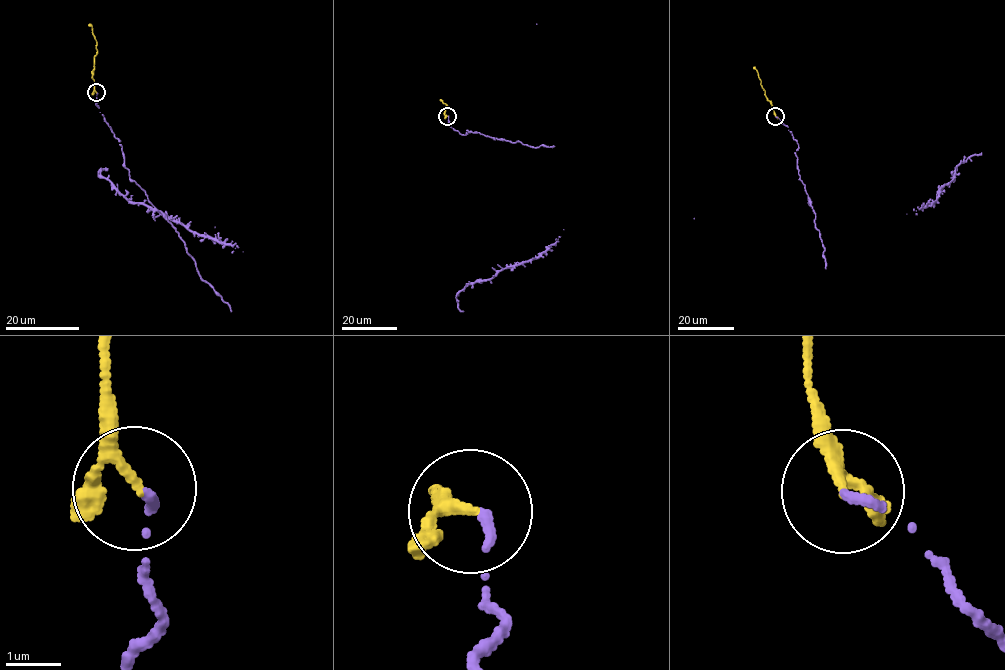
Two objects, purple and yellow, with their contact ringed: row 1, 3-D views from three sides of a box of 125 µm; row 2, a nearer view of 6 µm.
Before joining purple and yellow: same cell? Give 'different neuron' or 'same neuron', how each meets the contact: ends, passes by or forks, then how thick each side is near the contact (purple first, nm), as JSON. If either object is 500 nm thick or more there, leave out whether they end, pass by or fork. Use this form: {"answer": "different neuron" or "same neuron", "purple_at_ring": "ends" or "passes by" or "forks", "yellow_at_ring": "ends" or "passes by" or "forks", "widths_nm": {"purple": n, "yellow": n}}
{"answer": "same neuron", "purple_at_ring": "ends", "yellow_at_ring": "passes by", "widths_nm": {"purple": 150, "yellow": 160}}

